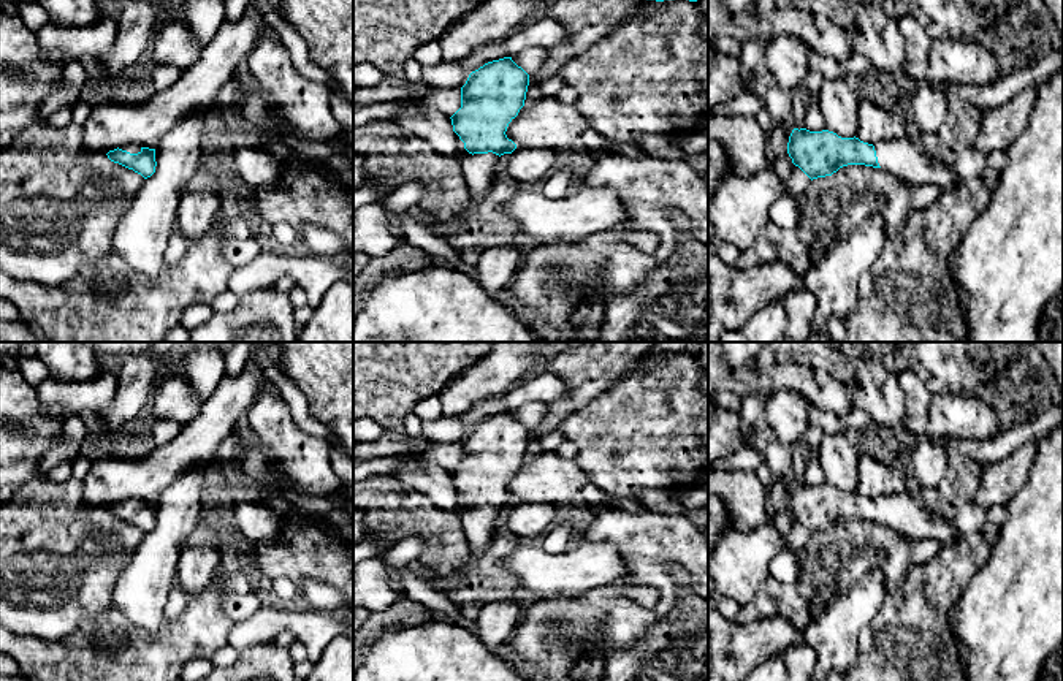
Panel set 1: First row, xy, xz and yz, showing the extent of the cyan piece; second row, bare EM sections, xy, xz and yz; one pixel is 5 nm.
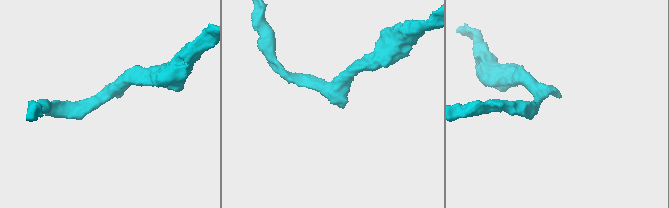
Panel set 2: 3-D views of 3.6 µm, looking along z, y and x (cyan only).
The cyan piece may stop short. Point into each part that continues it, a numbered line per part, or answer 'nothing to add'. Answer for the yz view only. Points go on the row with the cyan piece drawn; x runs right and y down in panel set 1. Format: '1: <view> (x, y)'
1: yz (902, 157)

